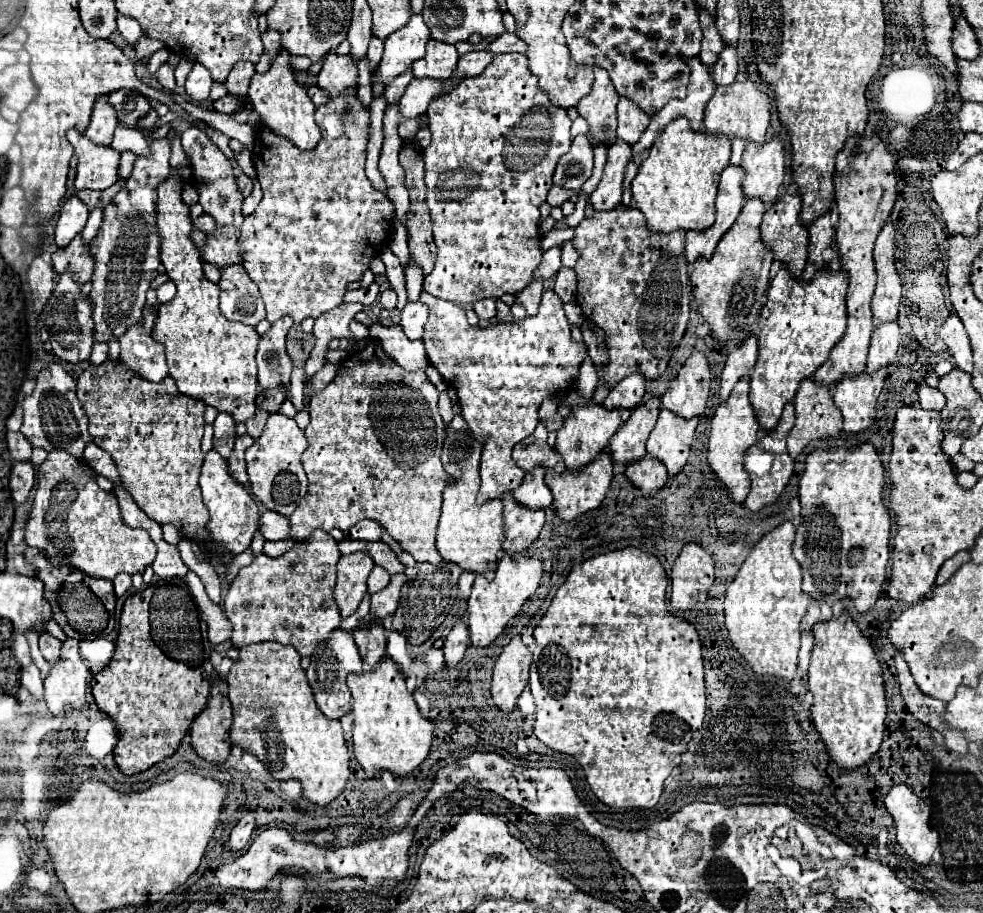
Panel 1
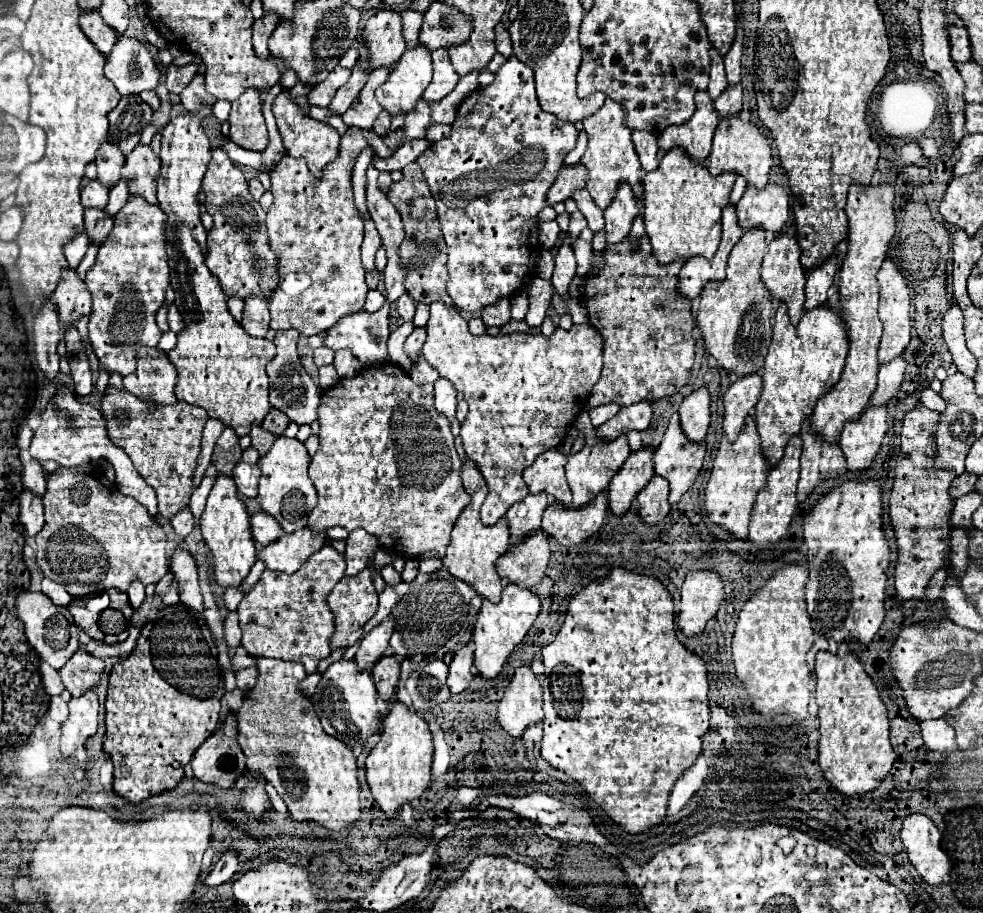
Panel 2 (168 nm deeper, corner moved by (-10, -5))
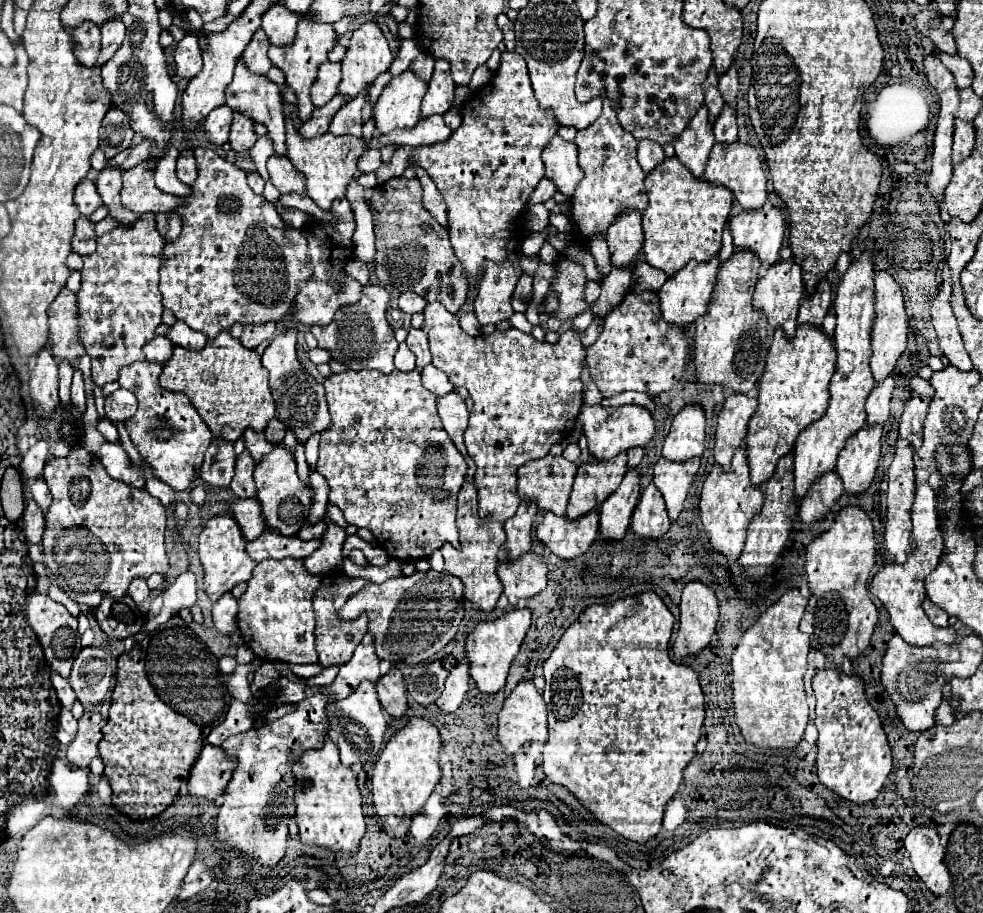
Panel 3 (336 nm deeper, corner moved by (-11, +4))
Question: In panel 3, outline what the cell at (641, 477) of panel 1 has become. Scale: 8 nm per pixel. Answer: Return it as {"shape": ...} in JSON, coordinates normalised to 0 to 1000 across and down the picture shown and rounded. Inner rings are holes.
{"shape":[[[662,527],[656,533],[656,538],[652,540],[652,547],[644,560],[642,579],[650,588],[668,590],[681,579],[681,575],[683,575],[683,571],[681,571],[677,551],[674,551],[674,542],[670,542],[670,536]]]}

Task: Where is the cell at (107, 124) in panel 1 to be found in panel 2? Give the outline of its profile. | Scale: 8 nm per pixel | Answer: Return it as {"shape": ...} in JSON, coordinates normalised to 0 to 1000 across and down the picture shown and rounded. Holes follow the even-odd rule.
{"shape":[[[106,156],[100,164],[100,171],[98,171],[100,199],[104,199],[110,206],[116,206],[122,199],[124,180],[126,180],[124,166],[120,166],[120,162],[116,162],[116,158]]]}

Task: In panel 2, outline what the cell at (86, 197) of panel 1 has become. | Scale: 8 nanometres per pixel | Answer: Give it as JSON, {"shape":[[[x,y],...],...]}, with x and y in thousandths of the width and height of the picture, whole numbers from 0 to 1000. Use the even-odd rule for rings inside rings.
{"shape":[[[87,228],[87,232],[85,232],[85,250],[87,250],[87,258],[90,258],[92,267],[104,267],[110,261],[114,248],[116,248],[116,241],[108,239],[106,230]]]}

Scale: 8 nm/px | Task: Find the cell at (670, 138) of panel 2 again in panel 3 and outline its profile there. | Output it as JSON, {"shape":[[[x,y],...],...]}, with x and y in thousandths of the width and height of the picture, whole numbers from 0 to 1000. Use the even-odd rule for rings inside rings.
{"shape":[[[715,115],[709,126],[703,130],[703,135],[697,139],[697,143],[687,150],[685,161],[689,174],[705,187],[705,192],[715,192],[715,183],[719,181],[721,165],[727,157],[727,148],[723,143],[721,122]]]}

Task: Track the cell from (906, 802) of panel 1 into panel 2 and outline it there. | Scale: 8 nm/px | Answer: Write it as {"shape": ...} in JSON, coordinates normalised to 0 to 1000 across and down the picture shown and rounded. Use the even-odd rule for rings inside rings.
{"shape":[[[926,892],[920,898],[916,920],[922,927],[928,949],[946,970],[956,970],[968,951],[957,927],[958,917],[950,900],[940,892]]]}

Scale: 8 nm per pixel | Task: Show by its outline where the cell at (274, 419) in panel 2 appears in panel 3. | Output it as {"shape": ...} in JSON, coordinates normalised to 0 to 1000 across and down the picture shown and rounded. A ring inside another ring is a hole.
{"shape":[[[278,457],[276,463],[272,463],[272,468],[270,468],[268,474],[270,474],[270,479],[272,479],[276,485],[286,485],[288,479],[290,479],[290,470],[292,470],[292,468],[288,468],[288,463],[284,463],[282,457]]]}

